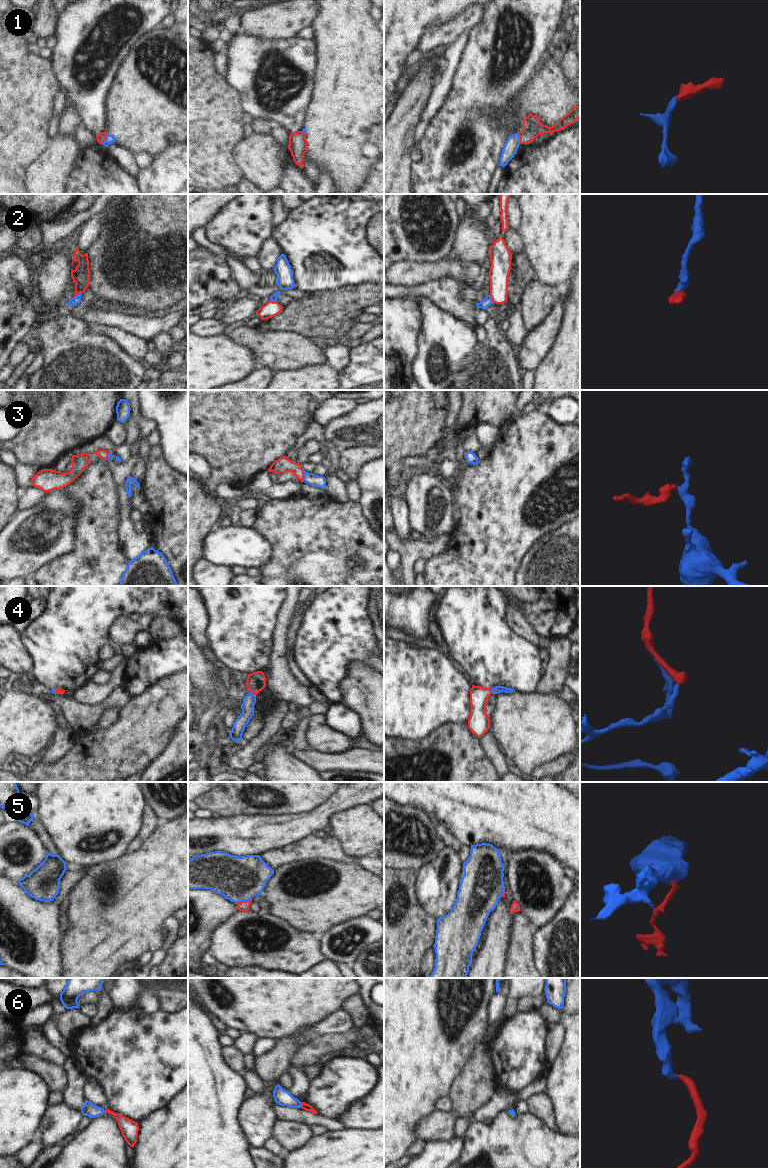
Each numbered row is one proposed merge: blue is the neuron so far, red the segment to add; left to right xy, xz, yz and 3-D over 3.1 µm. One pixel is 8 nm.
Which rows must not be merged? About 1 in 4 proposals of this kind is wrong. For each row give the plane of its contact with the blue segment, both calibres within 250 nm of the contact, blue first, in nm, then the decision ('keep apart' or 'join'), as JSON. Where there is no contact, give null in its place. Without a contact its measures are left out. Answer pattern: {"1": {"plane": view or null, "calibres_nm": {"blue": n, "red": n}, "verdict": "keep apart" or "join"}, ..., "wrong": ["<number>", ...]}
{"1": {"plane": "xy", "calibres_nm": {"blue": 70, "red": 70}, "verdict": "join"}, "2": {"plane": "xy", "calibres_nm": {"blue": 60, "red": 140}, "verdict": "join"}, "3": {"plane": "xz", "calibres_nm": {"blue": 100, "red": 130}, "verdict": "join"}, "4": {"plane": "xz", "calibres_nm": {"blue": 100, "red": 160}, "verdict": "join"}, "5": {"plane": "xz", "calibres_nm": {"blue": 360, "red": 90}, "verdict": "join"}, "6": {"plane": "xz", "calibres_nm": {"blue": 130, "red": 60}, "verdict": "join"}, "wrong": []}

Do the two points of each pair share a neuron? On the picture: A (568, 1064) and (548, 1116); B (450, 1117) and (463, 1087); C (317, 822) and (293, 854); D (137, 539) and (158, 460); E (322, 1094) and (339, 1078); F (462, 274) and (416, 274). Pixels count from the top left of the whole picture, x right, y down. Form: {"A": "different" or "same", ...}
{"A": "different", "B": "different", "C": "different", "D": "different", "E": "same", "F": "same"}

